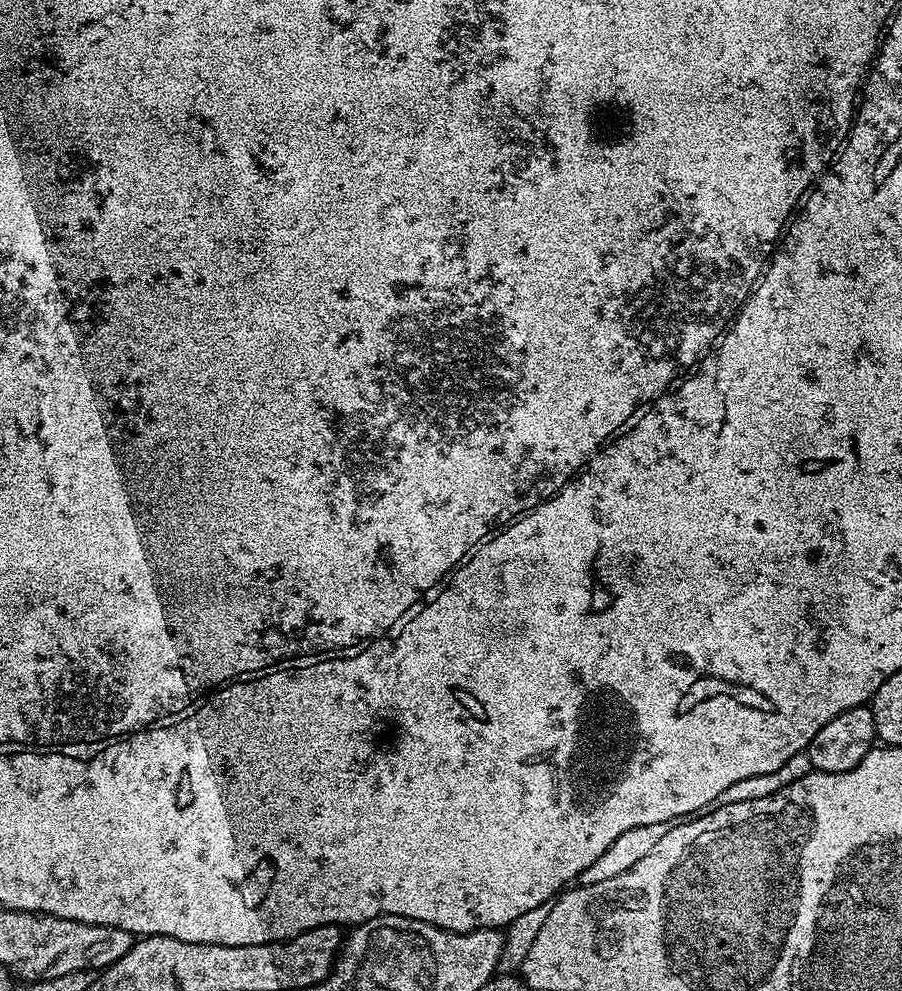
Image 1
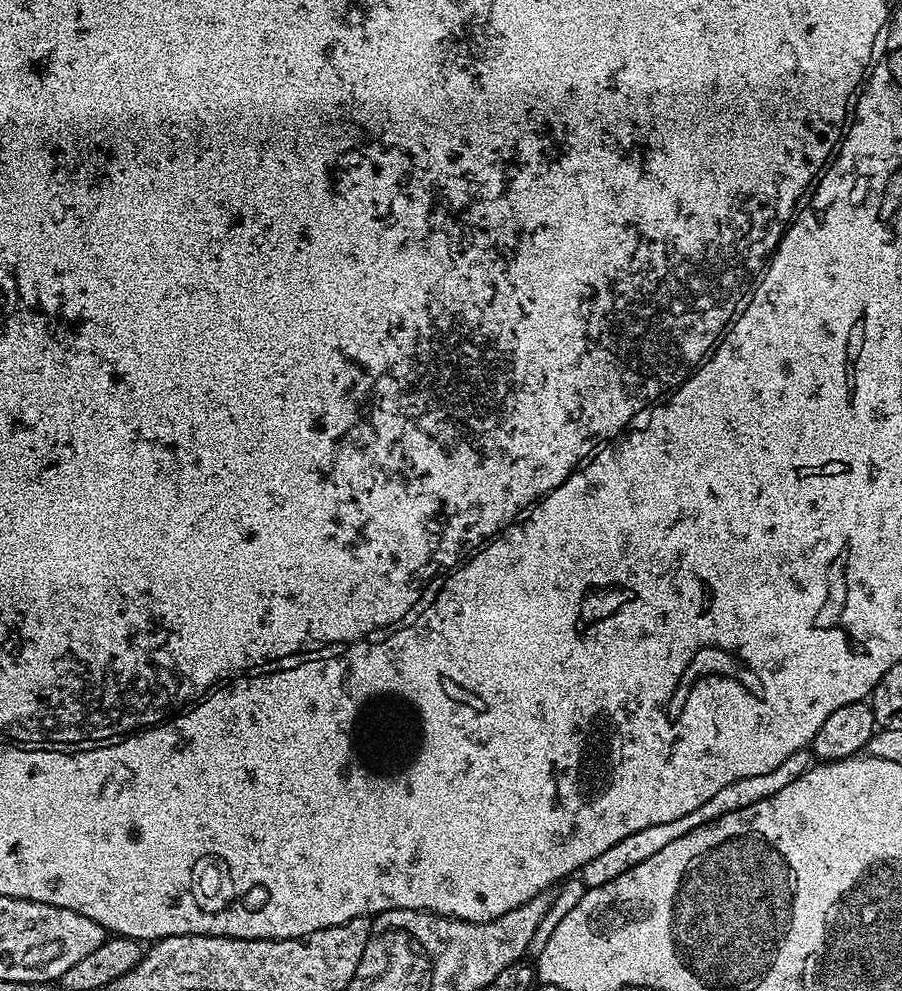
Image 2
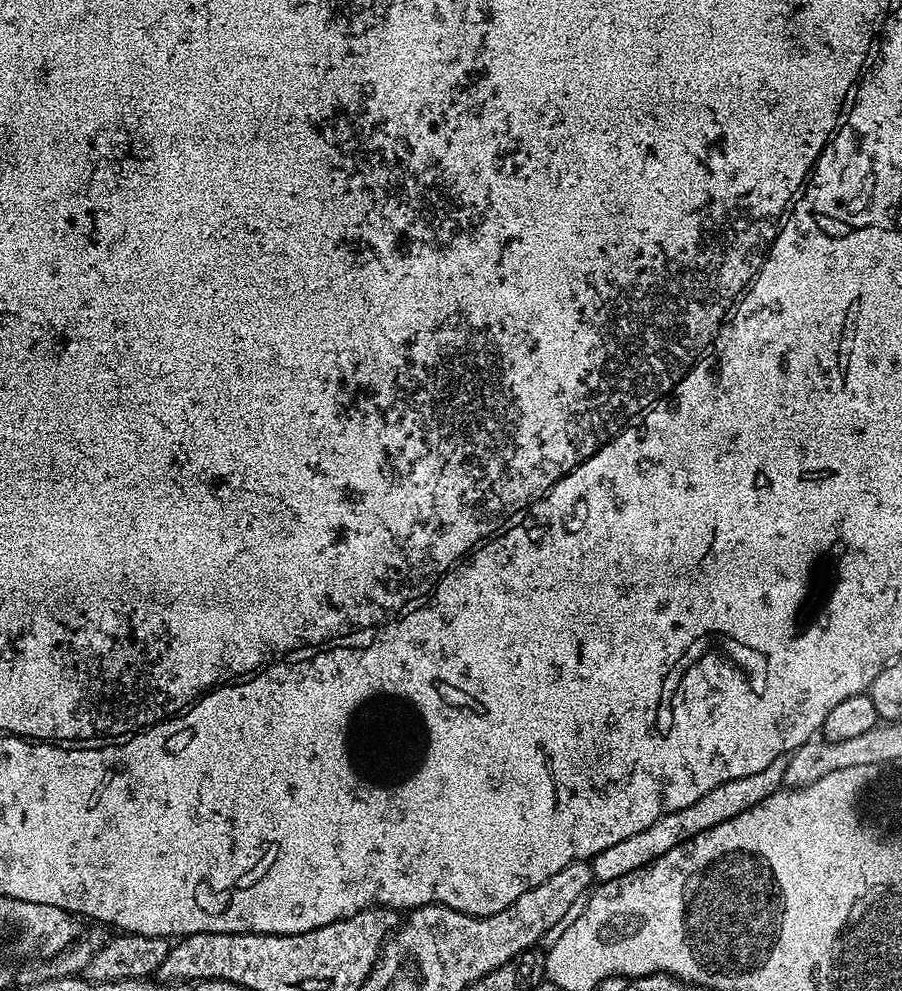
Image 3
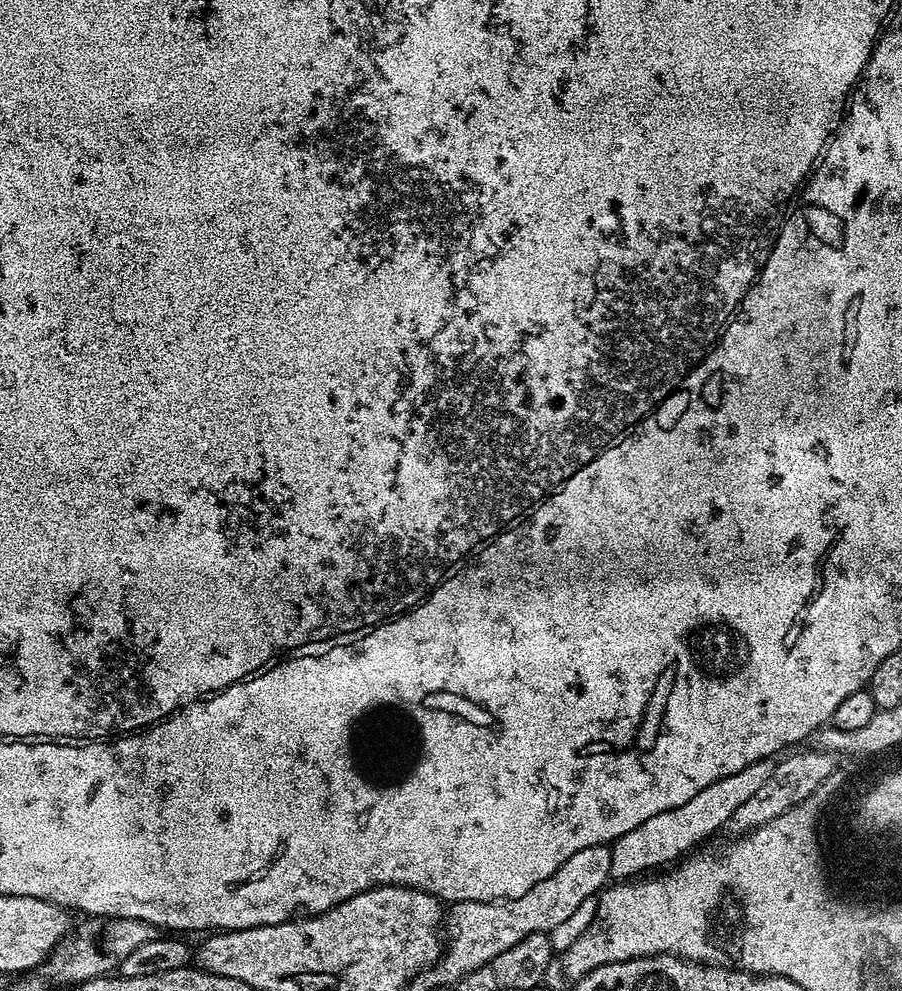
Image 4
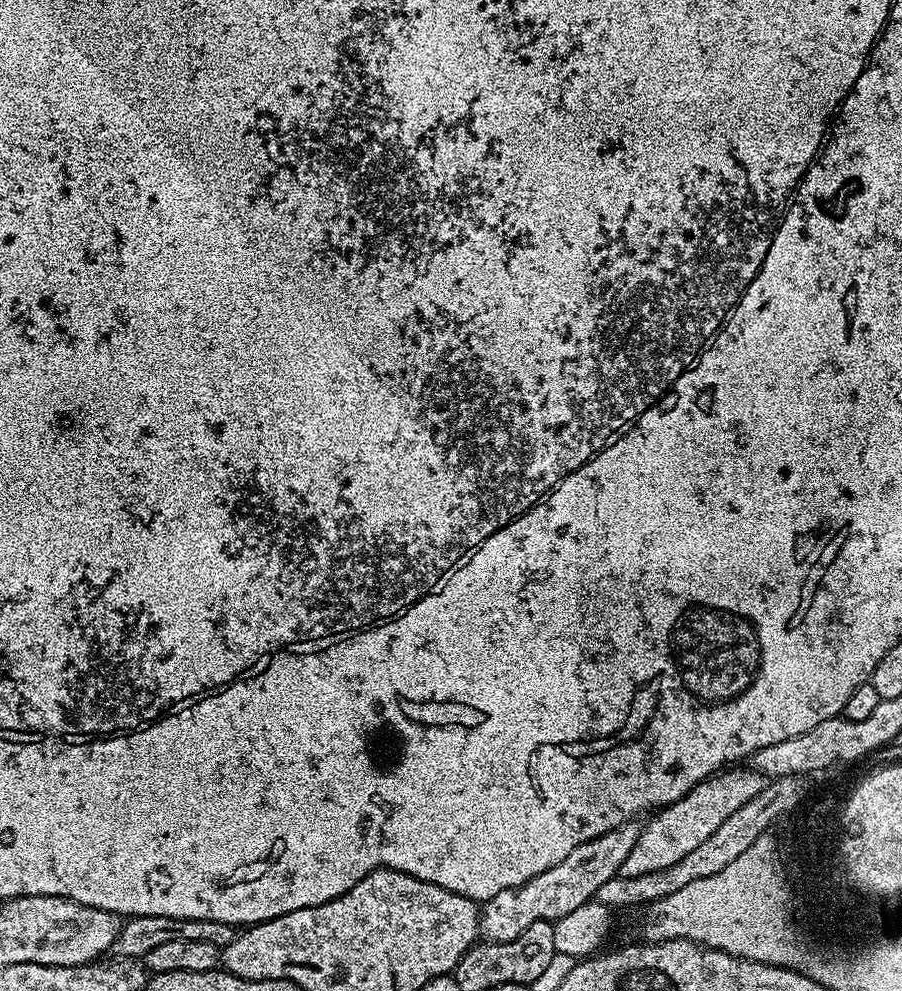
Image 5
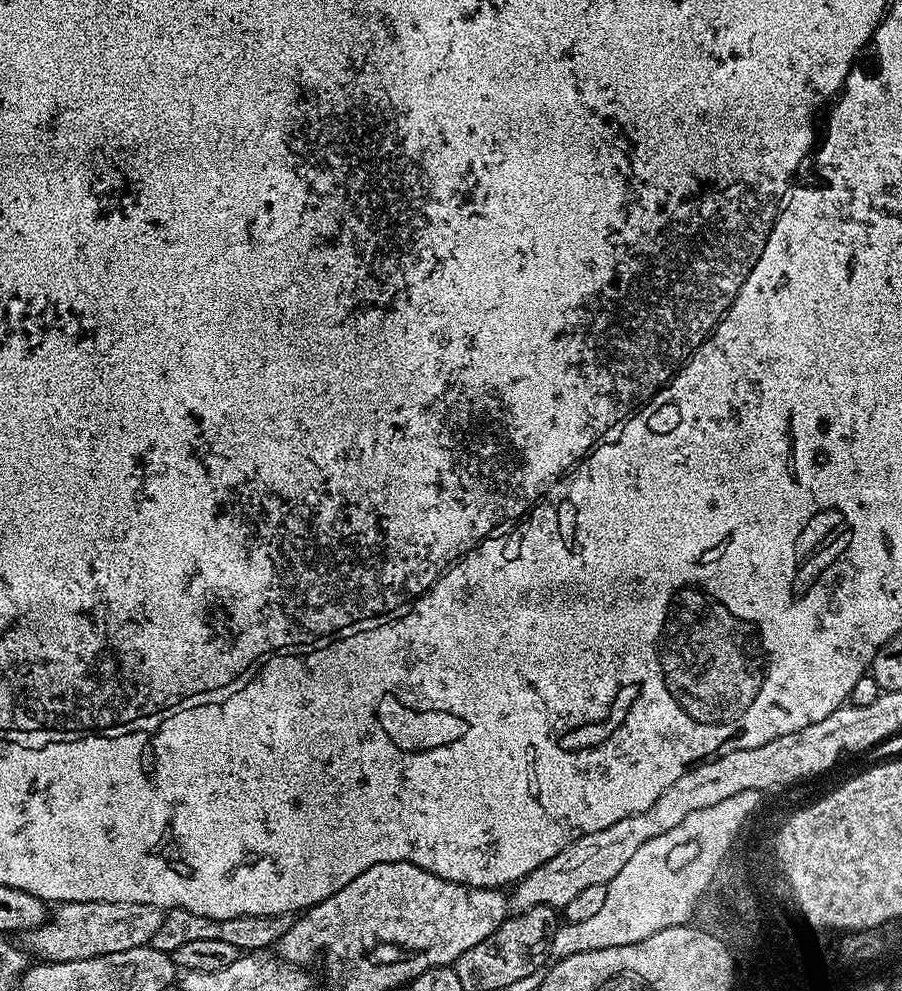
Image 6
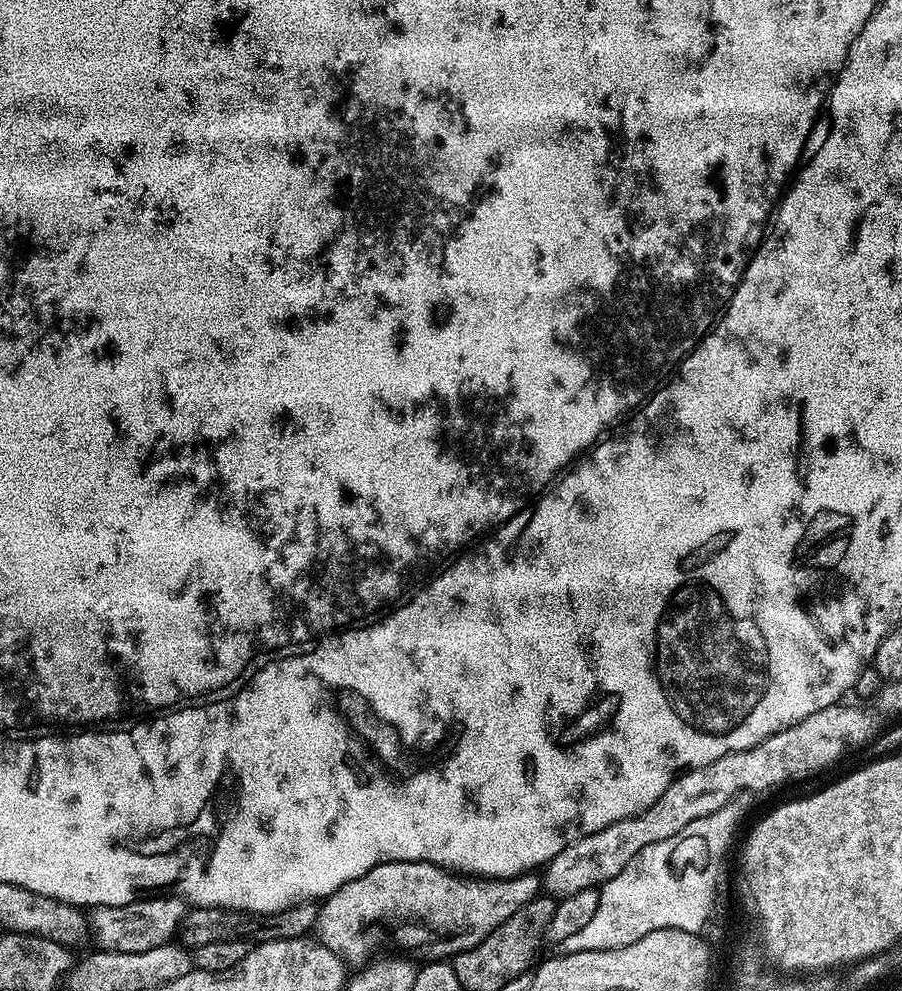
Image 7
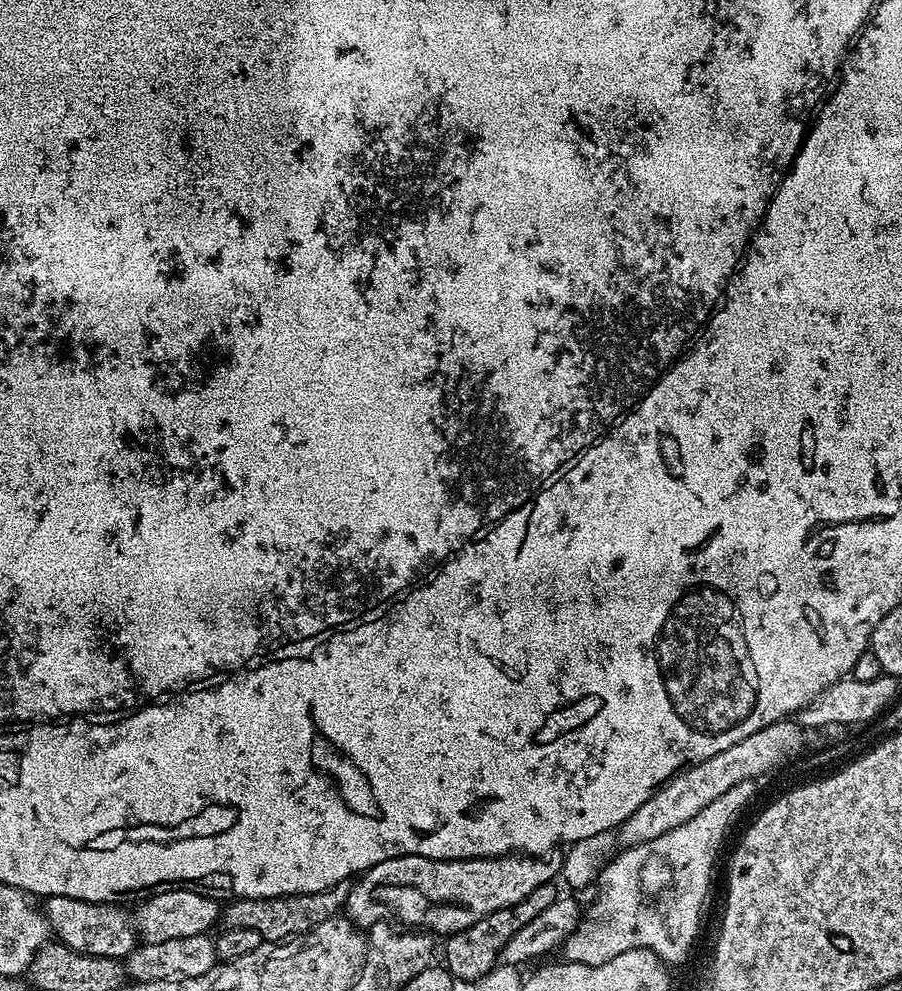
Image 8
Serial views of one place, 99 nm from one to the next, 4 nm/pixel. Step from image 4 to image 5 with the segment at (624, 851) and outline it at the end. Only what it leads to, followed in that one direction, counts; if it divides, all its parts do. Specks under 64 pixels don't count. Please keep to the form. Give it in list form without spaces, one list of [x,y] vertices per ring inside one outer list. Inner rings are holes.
[[[738,766],[709,776],[678,802],[659,809],[653,815],[656,817],[641,827],[638,842],[634,842],[634,850],[626,854],[619,875],[641,876],[674,866],[674,862],[682,862],[682,858],[686,858],[690,850],[698,850],[698,846],[702,846],[702,842],[706,842],[706,838],[710,838],[710,834],[714,834],[714,830],[718,830],[734,810],[746,806],[750,798],[758,798],[765,783],[766,777],[751,766]]]

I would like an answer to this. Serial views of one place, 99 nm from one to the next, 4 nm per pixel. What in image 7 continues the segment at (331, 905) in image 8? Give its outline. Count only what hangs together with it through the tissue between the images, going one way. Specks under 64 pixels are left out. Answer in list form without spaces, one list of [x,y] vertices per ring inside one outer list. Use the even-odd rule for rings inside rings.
[[[315,903],[295,904],[281,912],[253,914],[239,912],[233,908],[198,908],[193,907],[182,925],[182,943],[185,948],[195,950],[202,946],[210,946],[210,942],[230,942],[231,940],[249,940],[263,942],[265,940],[299,940],[307,937],[308,932],[317,927],[318,908]]]

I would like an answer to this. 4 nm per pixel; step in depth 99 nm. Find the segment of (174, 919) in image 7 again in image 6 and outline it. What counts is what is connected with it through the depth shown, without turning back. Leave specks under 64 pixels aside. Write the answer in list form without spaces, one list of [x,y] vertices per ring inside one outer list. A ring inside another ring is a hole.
[[[70,900],[57,908],[60,909],[57,912],[55,909],[45,924],[22,936],[27,951],[44,962],[74,962],[82,958],[98,958],[106,954],[118,954],[122,950],[143,948],[151,945],[154,934],[158,934],[166,919],[161,909],[138,902]]]

